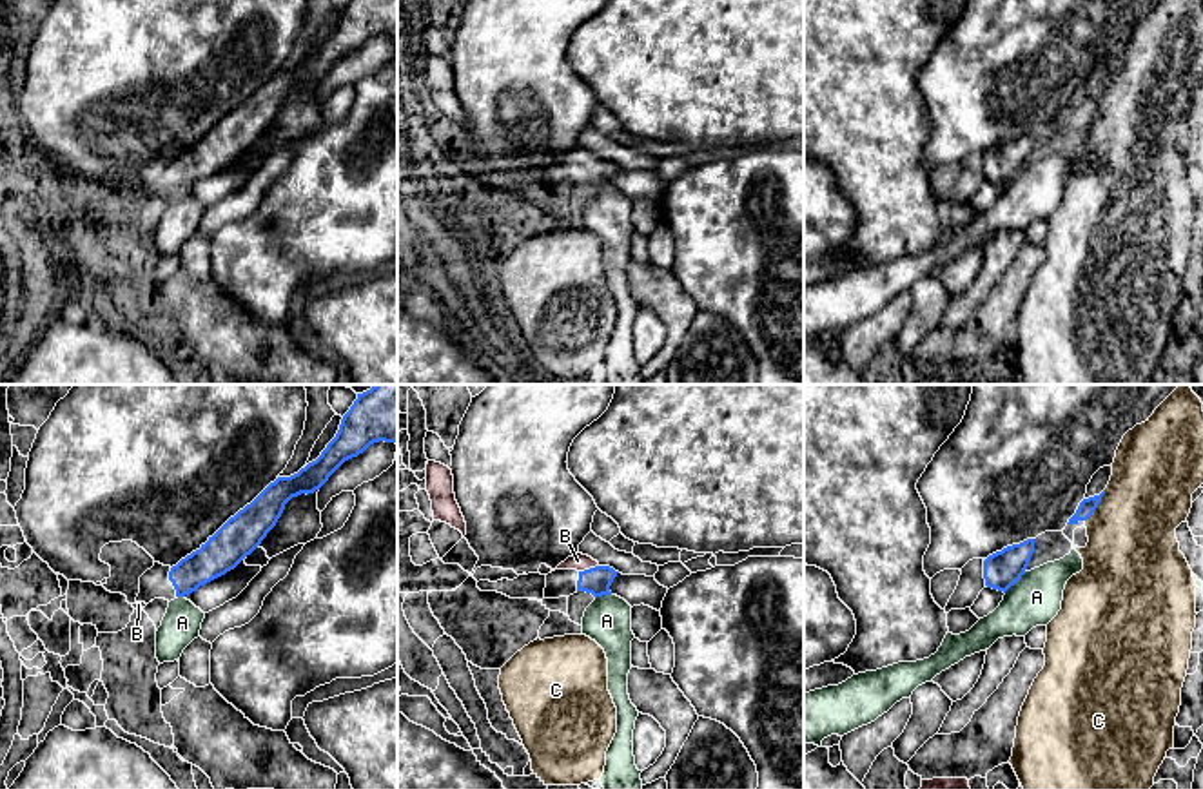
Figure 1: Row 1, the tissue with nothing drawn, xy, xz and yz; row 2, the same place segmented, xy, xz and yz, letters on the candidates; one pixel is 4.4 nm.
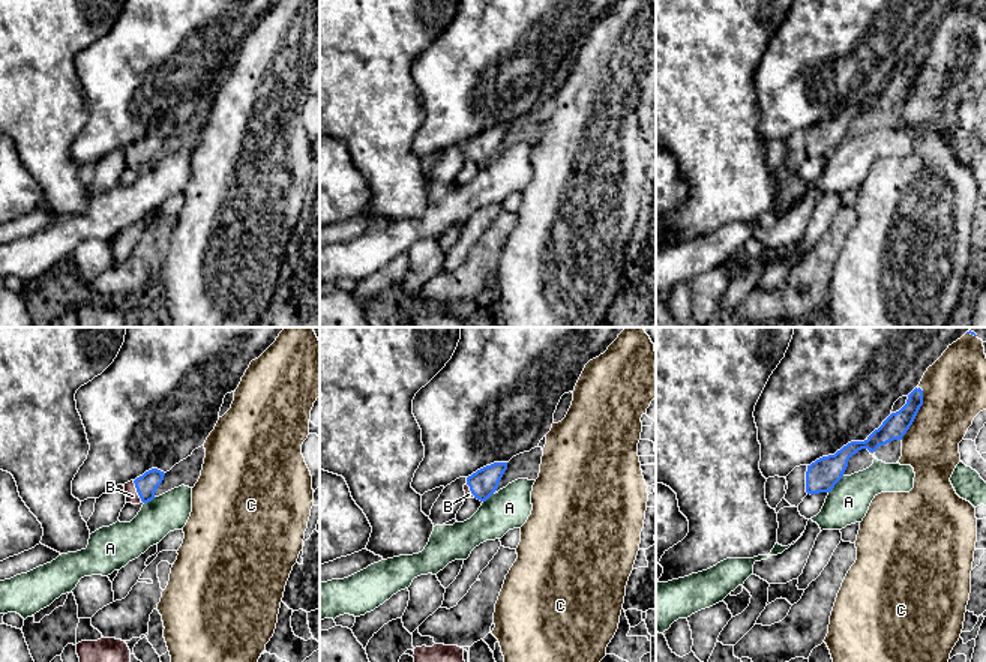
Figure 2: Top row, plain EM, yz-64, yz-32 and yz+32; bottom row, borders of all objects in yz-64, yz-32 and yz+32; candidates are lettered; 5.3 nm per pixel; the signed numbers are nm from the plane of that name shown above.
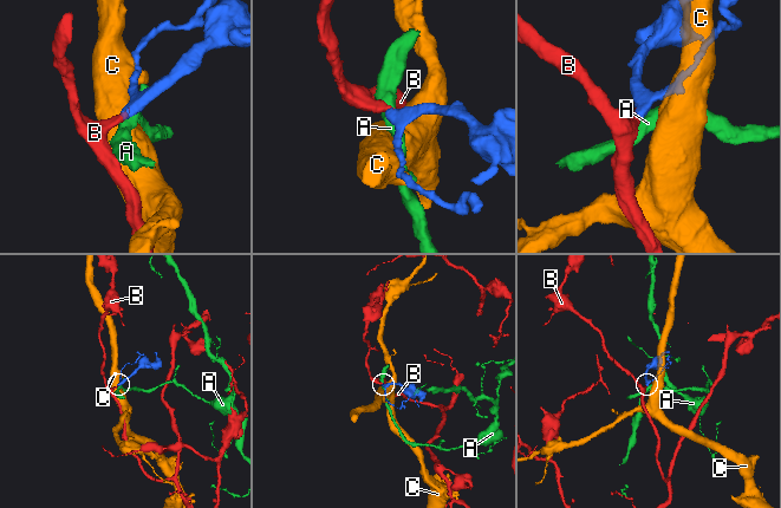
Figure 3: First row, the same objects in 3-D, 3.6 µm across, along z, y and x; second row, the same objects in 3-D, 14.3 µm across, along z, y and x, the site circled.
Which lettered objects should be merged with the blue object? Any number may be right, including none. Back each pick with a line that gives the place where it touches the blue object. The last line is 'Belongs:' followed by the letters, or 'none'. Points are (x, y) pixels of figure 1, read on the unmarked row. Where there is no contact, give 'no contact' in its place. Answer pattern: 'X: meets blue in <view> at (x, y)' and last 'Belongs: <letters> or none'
B: meets blue in xz at (590, 162)
Belongs: B

